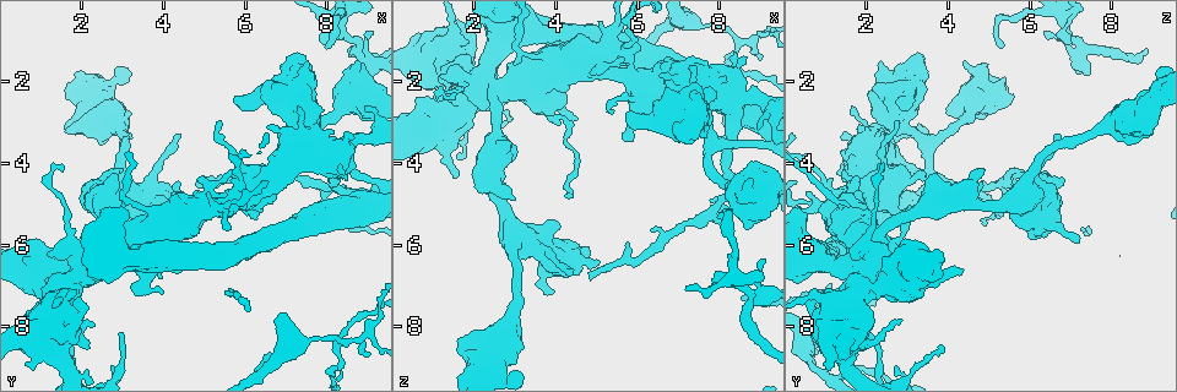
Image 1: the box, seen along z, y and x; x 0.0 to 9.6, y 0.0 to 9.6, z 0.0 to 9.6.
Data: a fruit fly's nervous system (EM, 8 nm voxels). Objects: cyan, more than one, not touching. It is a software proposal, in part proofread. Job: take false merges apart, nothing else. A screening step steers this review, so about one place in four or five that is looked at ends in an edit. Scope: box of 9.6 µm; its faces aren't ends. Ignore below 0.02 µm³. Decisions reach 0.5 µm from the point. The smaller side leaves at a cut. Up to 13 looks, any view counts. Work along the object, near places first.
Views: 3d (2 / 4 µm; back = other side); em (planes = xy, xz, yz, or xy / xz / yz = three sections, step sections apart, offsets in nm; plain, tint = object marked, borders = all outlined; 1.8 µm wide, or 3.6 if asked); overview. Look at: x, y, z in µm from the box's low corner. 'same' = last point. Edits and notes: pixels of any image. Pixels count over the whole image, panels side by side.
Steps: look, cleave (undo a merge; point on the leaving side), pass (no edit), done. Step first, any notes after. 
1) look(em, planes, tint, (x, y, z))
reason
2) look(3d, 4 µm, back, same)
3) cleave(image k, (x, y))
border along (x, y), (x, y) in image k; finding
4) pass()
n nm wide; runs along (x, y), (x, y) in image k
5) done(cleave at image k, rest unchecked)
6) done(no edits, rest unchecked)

look(em, planes, tint, (3.80, 5.20, 1.35))
thick turns thin

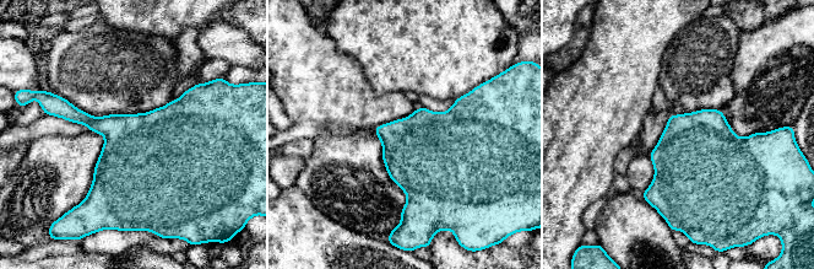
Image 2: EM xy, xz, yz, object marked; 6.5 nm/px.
pass()
500 nm wide; all the same neuron

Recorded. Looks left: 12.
look(3d, 4 µm, (5.90, 4.75, 1.95))
thick turns thin

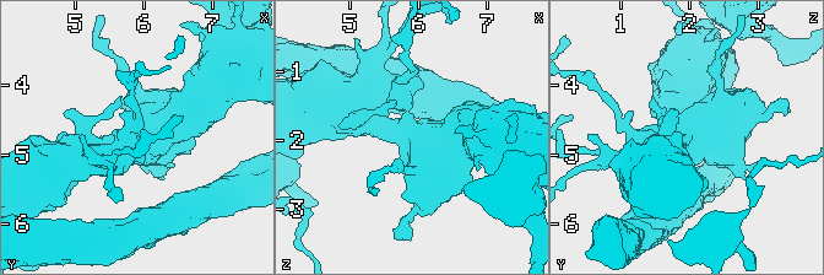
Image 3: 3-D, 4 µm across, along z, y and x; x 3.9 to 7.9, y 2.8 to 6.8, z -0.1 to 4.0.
look(em, planes, borders, (5.90, 4.75, 1.95))
now the EM

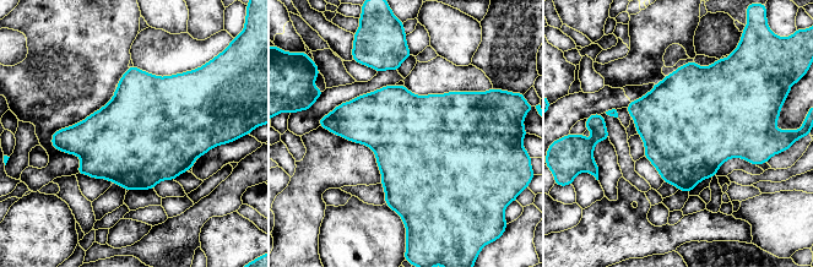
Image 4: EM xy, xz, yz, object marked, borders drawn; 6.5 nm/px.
pass()
650 nm wide; all the same neuron

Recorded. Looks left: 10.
look(3d, 4 µm, (7.45, 3.35, 2.20))
sharp bend

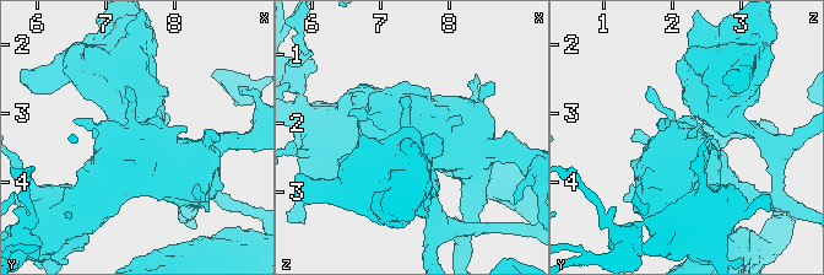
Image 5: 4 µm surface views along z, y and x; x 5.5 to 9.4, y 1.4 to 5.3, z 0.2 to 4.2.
look(em, 3.6 µm, planes, tint, (7.55, 3.30, 2.25))
need the tissue

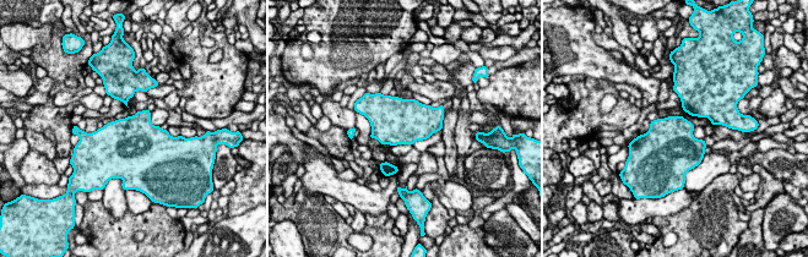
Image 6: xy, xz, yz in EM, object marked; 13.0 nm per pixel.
pass()
continuous, no second neuron

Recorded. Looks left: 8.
look(3d, 4 µm, (8.50, 8.40, 1.10))
four-way junction

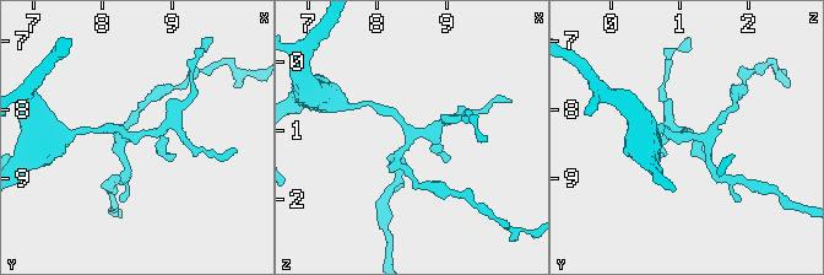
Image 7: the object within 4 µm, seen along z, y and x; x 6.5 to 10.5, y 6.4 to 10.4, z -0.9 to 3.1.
look(em, 3.6 µm, yz, step 16, tint, (8.45, 8.40, 1.05))
shape alone is not enough

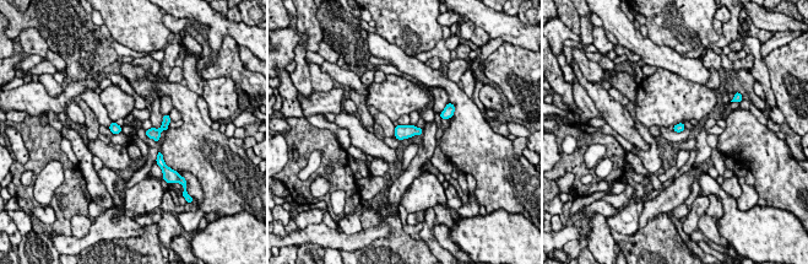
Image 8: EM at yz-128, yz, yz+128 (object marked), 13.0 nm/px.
pass()
one neuron here

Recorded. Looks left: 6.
look(3d, 4 µm, back, (8.75, 1.10, 7.30))
three-way junction

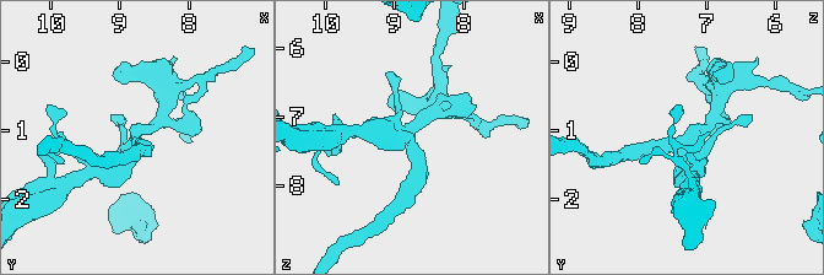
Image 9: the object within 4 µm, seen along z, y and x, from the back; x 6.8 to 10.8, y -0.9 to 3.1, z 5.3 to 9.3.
look(em, planes, tint, (8.75, 1.20, 7.35))
need the tissue

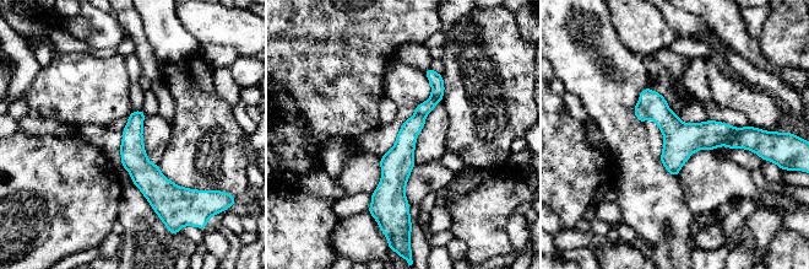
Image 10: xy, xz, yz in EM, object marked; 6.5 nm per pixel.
cleave(image 10, (641, 114))
180 nm wide; the part that leaves runs along (430, 73), (435, 97), (424, 112) in image 10; a second neuron is stuck on

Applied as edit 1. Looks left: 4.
done(cleave at image 10, rest unchecked)

